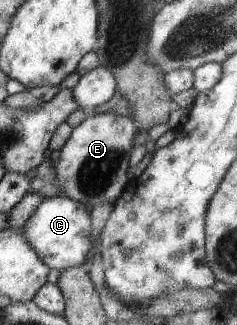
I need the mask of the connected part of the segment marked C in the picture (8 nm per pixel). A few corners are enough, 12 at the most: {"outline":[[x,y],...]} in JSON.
{"outline":[[45,197],[22,227],[49,268],[85,263],[89,210]]}

